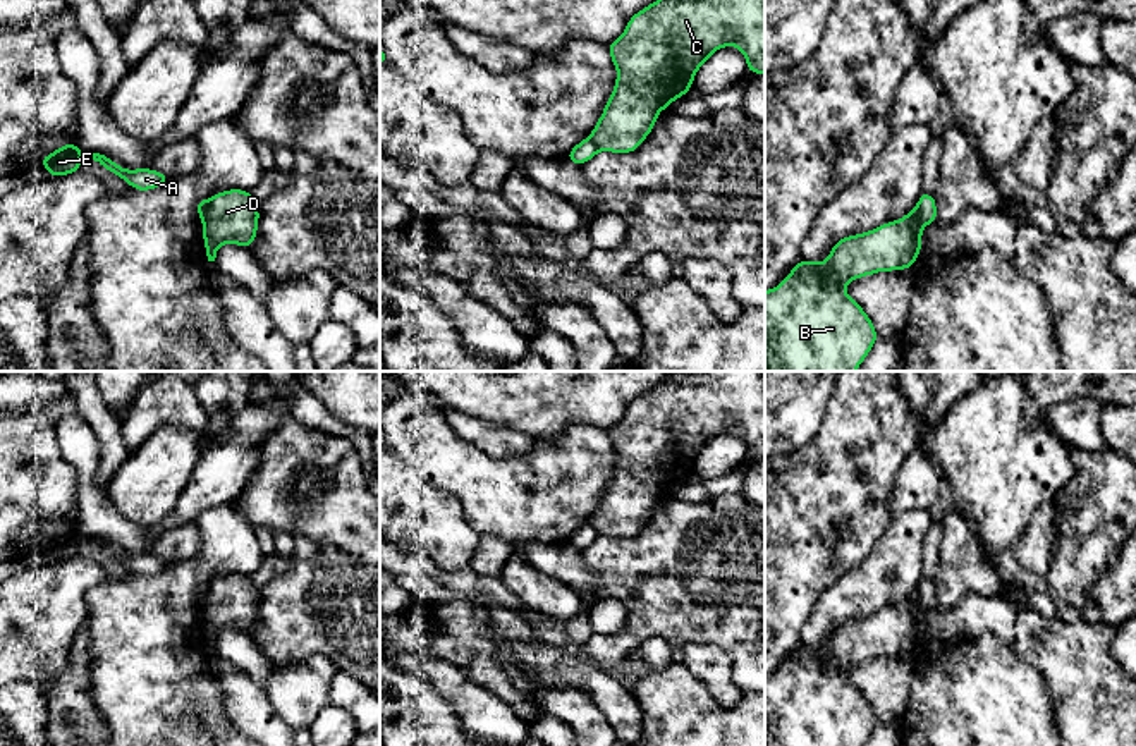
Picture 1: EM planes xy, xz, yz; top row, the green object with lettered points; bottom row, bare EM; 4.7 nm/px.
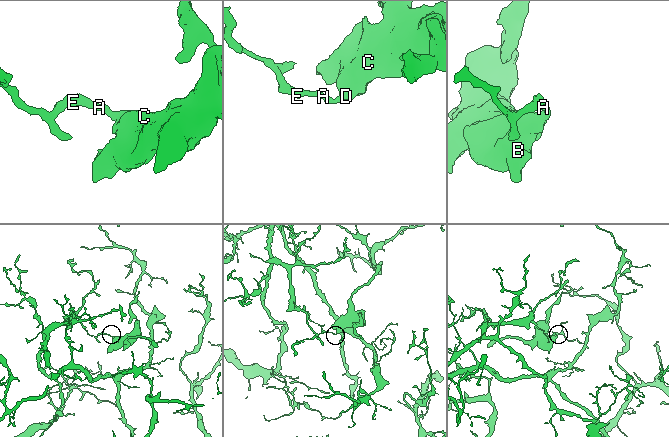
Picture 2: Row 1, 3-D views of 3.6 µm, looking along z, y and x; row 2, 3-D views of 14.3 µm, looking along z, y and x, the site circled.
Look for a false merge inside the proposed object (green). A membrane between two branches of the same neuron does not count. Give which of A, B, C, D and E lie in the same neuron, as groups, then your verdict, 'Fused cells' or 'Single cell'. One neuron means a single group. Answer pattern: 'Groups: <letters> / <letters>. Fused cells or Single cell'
Groups: A E / B C D. Fused cells

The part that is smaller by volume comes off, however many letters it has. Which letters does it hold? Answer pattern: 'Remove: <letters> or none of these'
Remove: B, C, D

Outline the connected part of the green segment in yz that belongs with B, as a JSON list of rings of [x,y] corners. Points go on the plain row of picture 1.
[[[918,591],[894,607],[878,610],[873,615],[839,624],[827,646],[801,645],[789,660],[770,676],[765,676],[765,746],[864,746],[878,718],[864,694],[847,681],[846,670],[851,665],[878,657],[911,653],[923,631],[923,608]]]

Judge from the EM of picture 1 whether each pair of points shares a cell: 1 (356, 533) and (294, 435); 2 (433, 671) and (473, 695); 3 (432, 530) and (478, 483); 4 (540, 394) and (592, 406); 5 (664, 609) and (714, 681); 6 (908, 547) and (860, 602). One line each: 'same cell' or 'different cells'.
1: same cell
2: same cell
3: different cells
4: same cell
5: different cells
6: same cell

